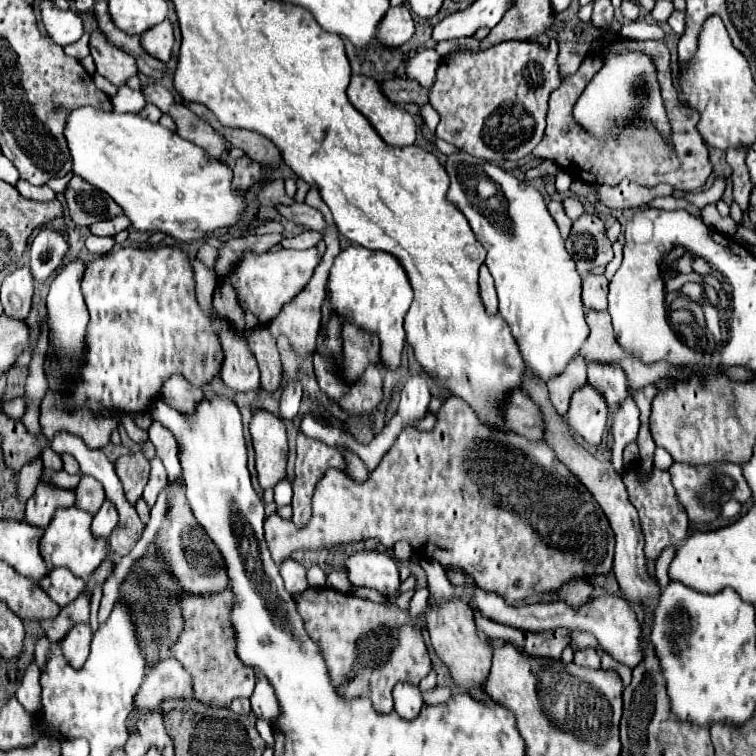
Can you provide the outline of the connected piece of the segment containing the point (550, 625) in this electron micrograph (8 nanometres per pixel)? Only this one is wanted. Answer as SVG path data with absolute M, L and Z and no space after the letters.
M420 559L422 569L428 573L428 585L430 585L430 597L432 599L452 599L458 597L462 601L472 601L482 615L490 617L492 621L516 627L516 629L524 629L524 631L544 631L544 629L556 629L556 627L566 627L572 631L586 631L592 633L602 651L610 653L618 663L624 663L628 667L636 667L644 655L642 655L642 627L636 619L636 613L632 611L632 607L628 605L626 599L622 597L614 597L614 595L604 595L598 597L594 601L584 603L582 607L570 607L562 601L556 603L546 603L546 605L508 605L500 595L490 595L486 591L476 589L466 589L466 587L452 587L450 581L446 579L446 573L442 571L440 563L434 563L432 559Z

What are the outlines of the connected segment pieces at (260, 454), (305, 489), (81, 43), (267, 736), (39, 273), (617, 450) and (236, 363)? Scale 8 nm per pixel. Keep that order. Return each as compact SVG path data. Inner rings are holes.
M256 409L250 421L250 435L256 451L256 471L262 489L274 487L286 477L286 427L276 415Z
M304 433L298 435L298 461L296 461L296 477L294 497L292 497L292 521L302 527L310 519L310 499L314 493L316 483L328 469L342 469L344 471L344 457L338 449L328 447L322 441L310 439Z
M85 32L77 42L65 46L63 50L68 56L82 60L84 57L90 54L89 39L90 35Z
M258 717L258 719L256 719L256 729L258 729L260 737L266 741L266 745L272 747L272 727L270 727L270 723Z
M40 229L30 245L30 269L36 281L46 281L60 265L68 251L68 243L60 231Z
M628 395L618 409L612 413L612 435L614 435L614 445L612 445L612 467L616 471L624 469L624 461L622 461L622 451L628 443L636 441L638 435L638 427L640 427L640 419L638 419L638 407L636 401L632 399L632 395Z
M214 317L214 325L220 329L220 341L224 347L224 365L222 365L222 381L234 389L250 391L260 385L258 377L258 365L256 359L248 347L246 335L236 335L234 331L228 331L228 327Z

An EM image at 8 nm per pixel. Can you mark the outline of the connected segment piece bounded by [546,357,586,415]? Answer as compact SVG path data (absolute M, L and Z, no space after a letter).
M574 357L562 375L546 381L548 397L554 409L564 415L568 411L570 395L586 385L586 361L582 357Z

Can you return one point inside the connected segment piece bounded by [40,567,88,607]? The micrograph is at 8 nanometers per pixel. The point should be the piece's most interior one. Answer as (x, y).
(62, 586)

